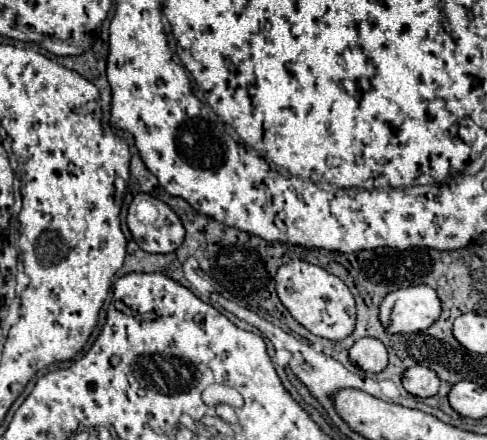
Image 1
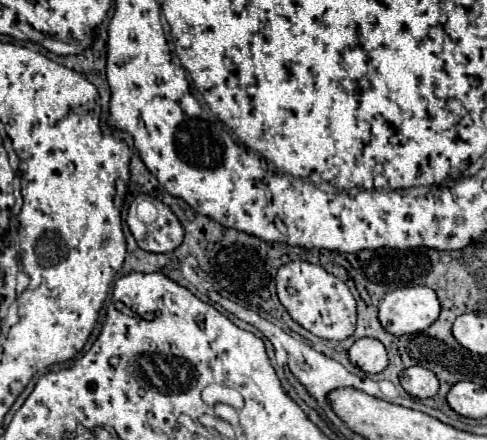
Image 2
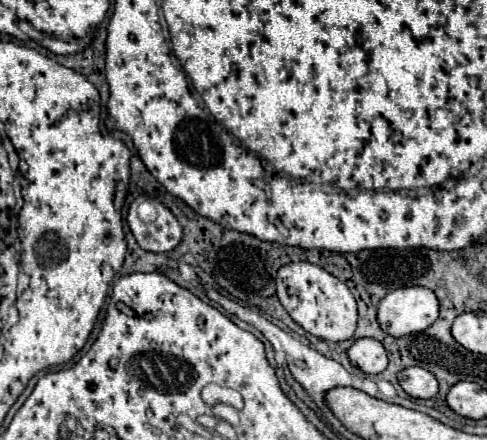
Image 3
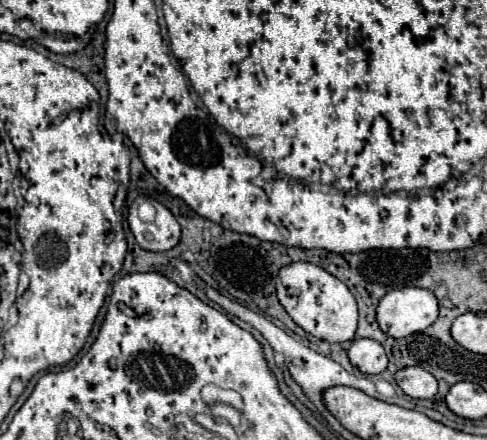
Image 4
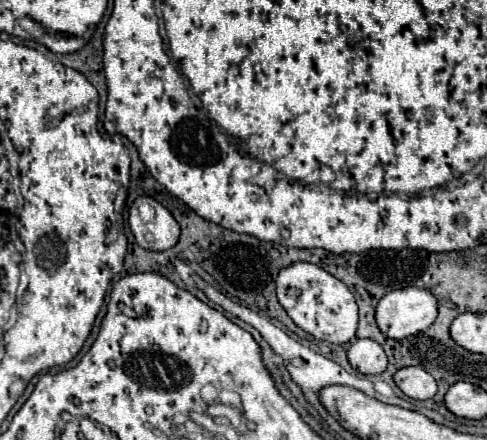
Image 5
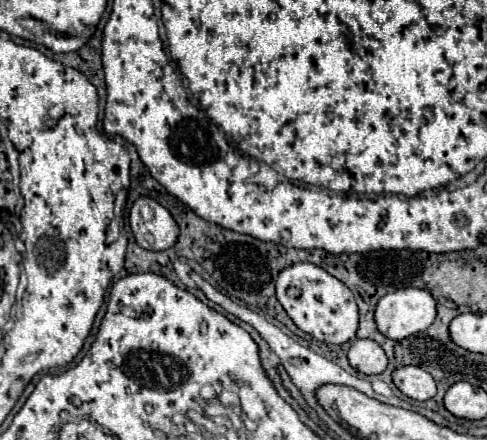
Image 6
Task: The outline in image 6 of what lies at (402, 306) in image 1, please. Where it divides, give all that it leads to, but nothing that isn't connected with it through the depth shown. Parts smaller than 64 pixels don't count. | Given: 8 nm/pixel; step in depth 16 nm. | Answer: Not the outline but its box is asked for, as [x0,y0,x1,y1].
[376,288,436,340]

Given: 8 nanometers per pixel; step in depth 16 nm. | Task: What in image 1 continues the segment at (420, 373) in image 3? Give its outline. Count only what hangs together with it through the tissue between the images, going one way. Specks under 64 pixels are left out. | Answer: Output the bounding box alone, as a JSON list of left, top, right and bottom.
[402,366,440,398]

